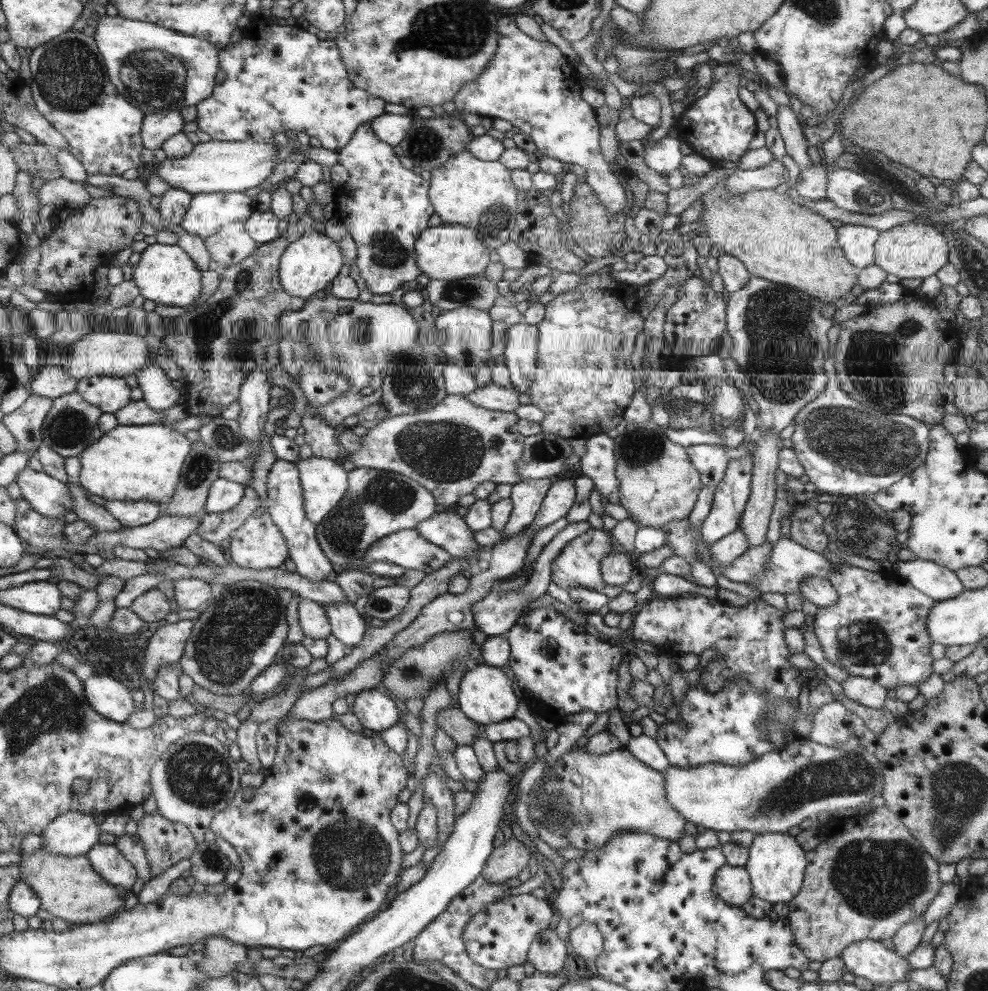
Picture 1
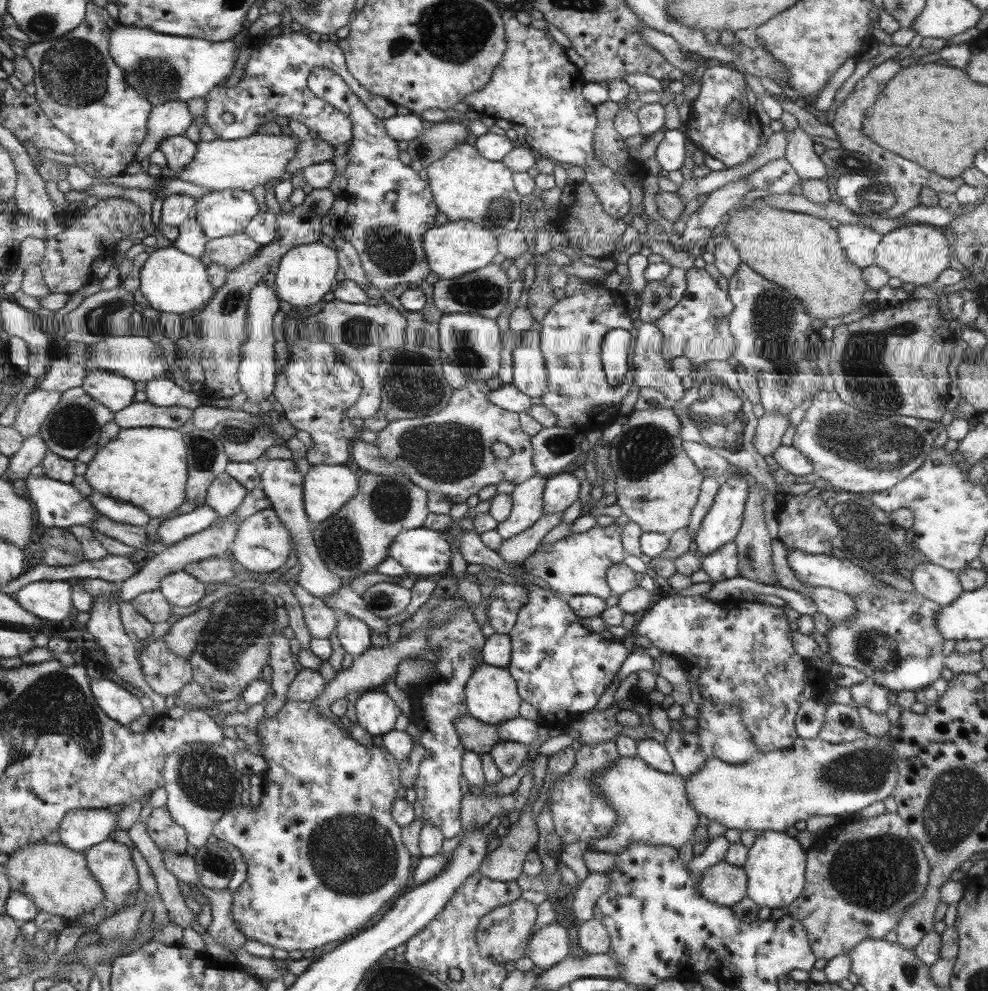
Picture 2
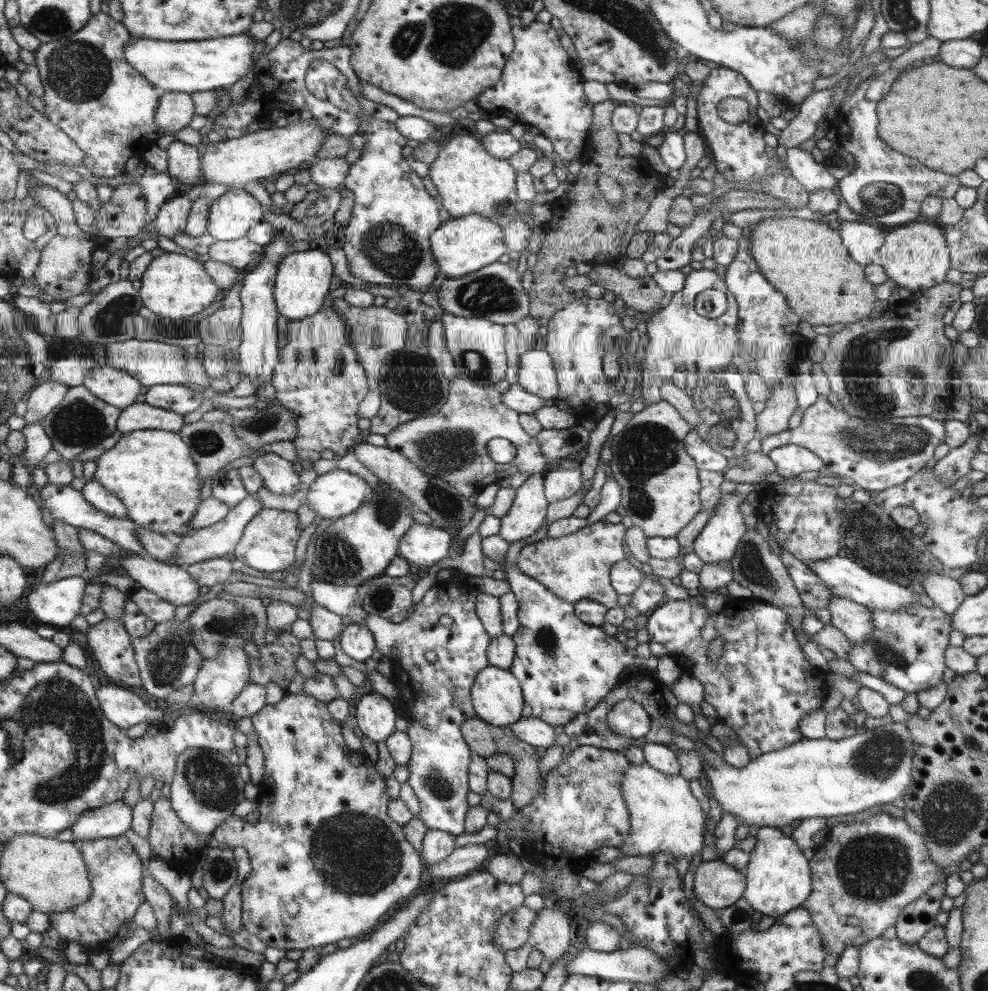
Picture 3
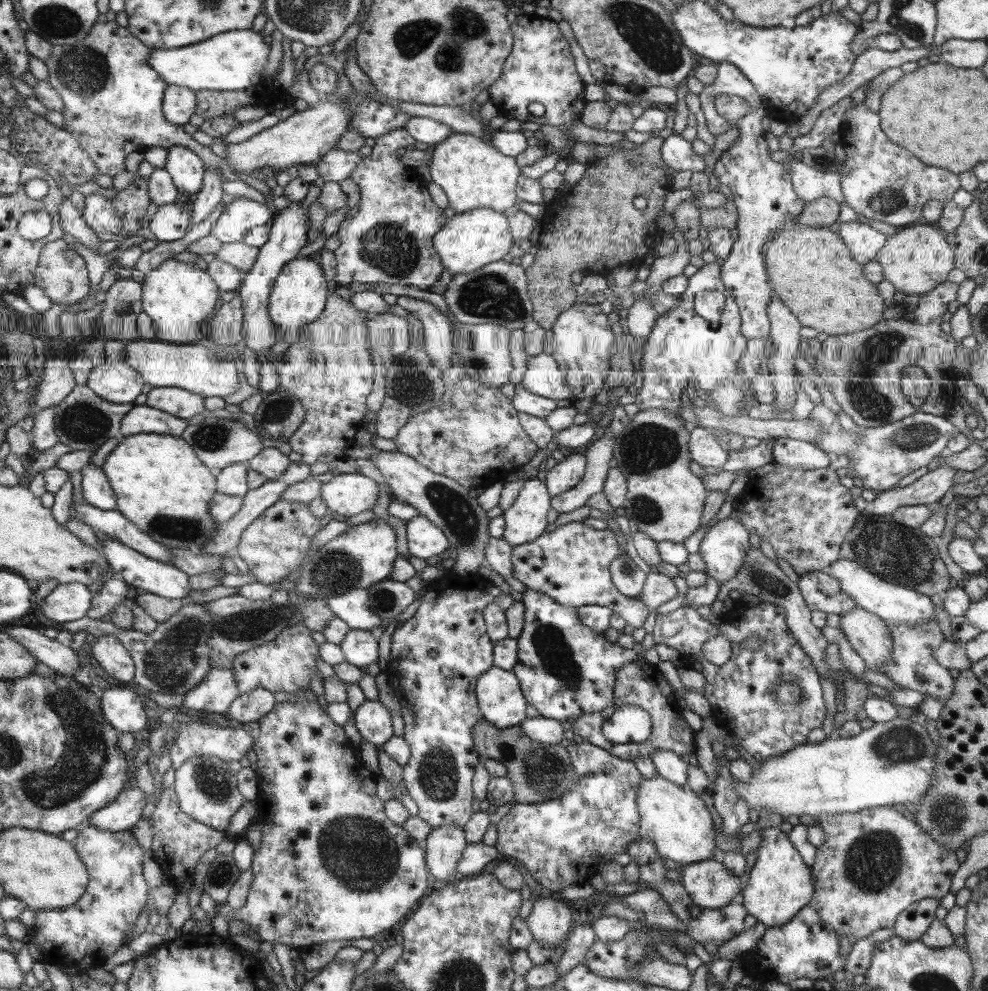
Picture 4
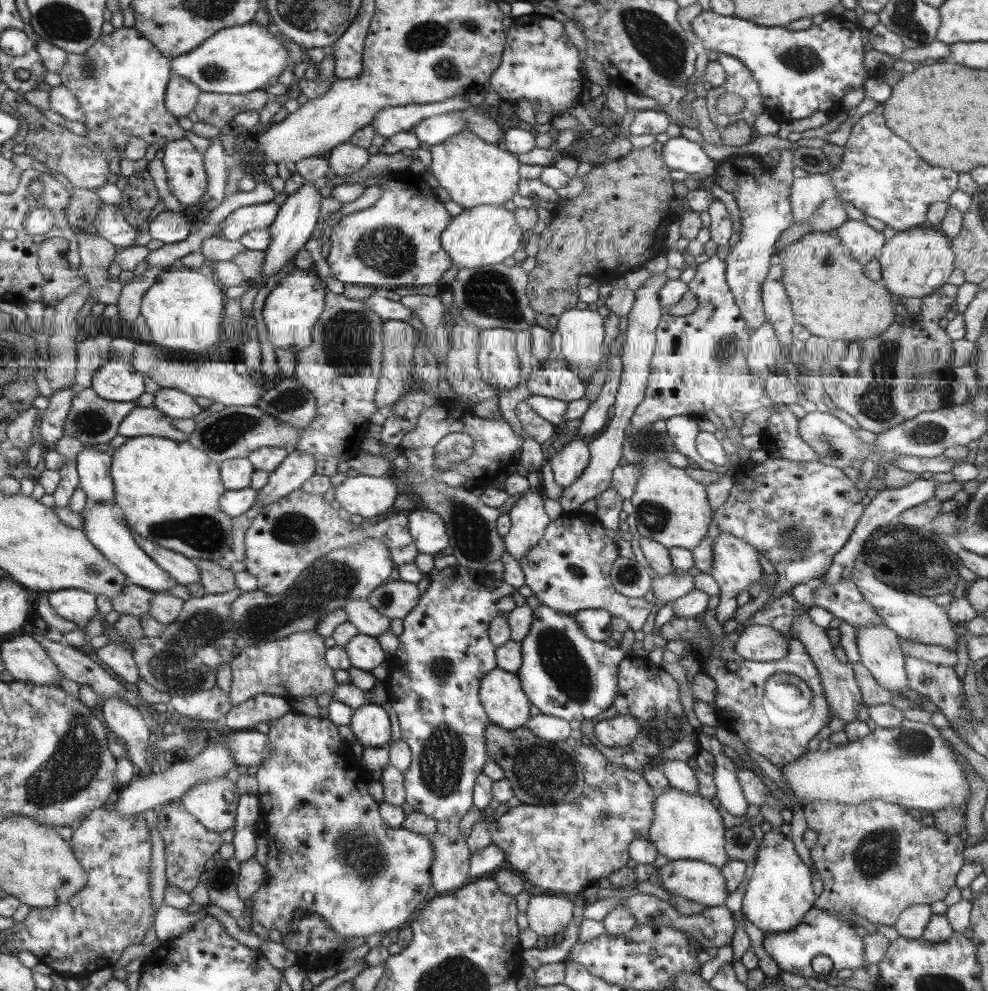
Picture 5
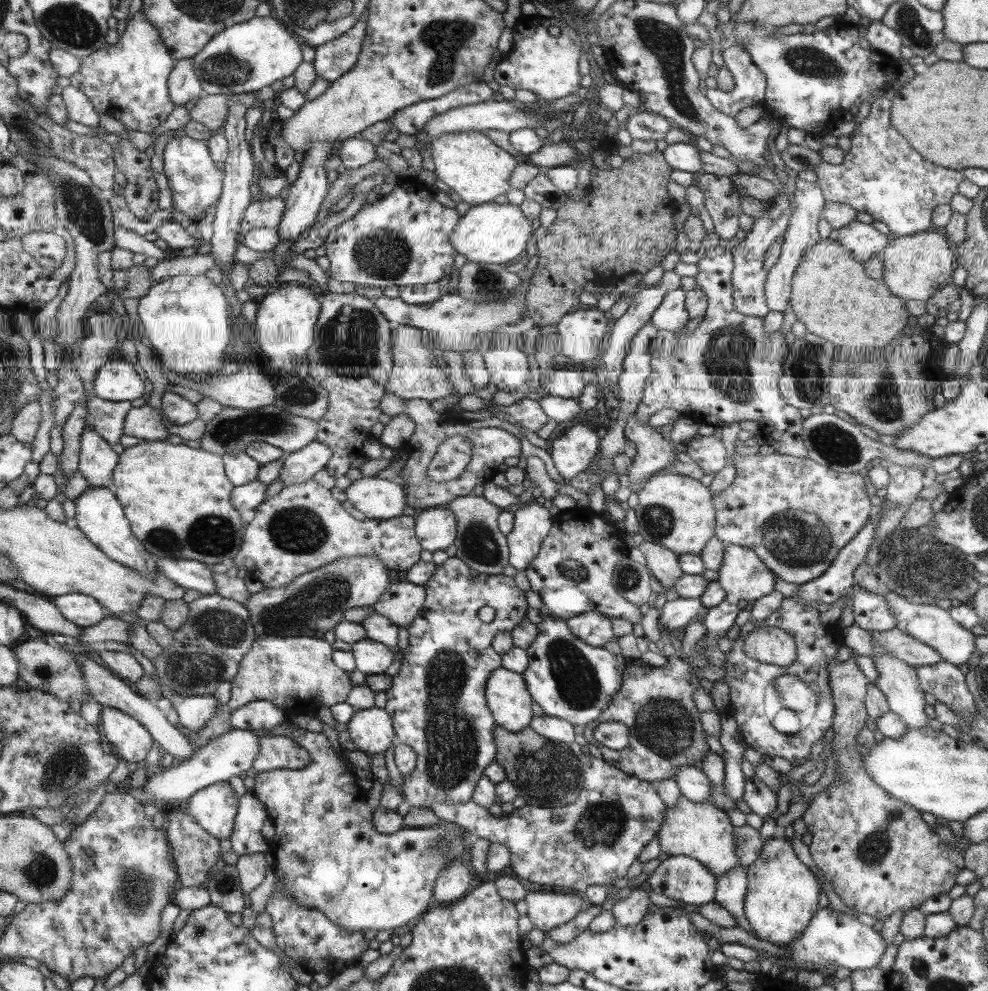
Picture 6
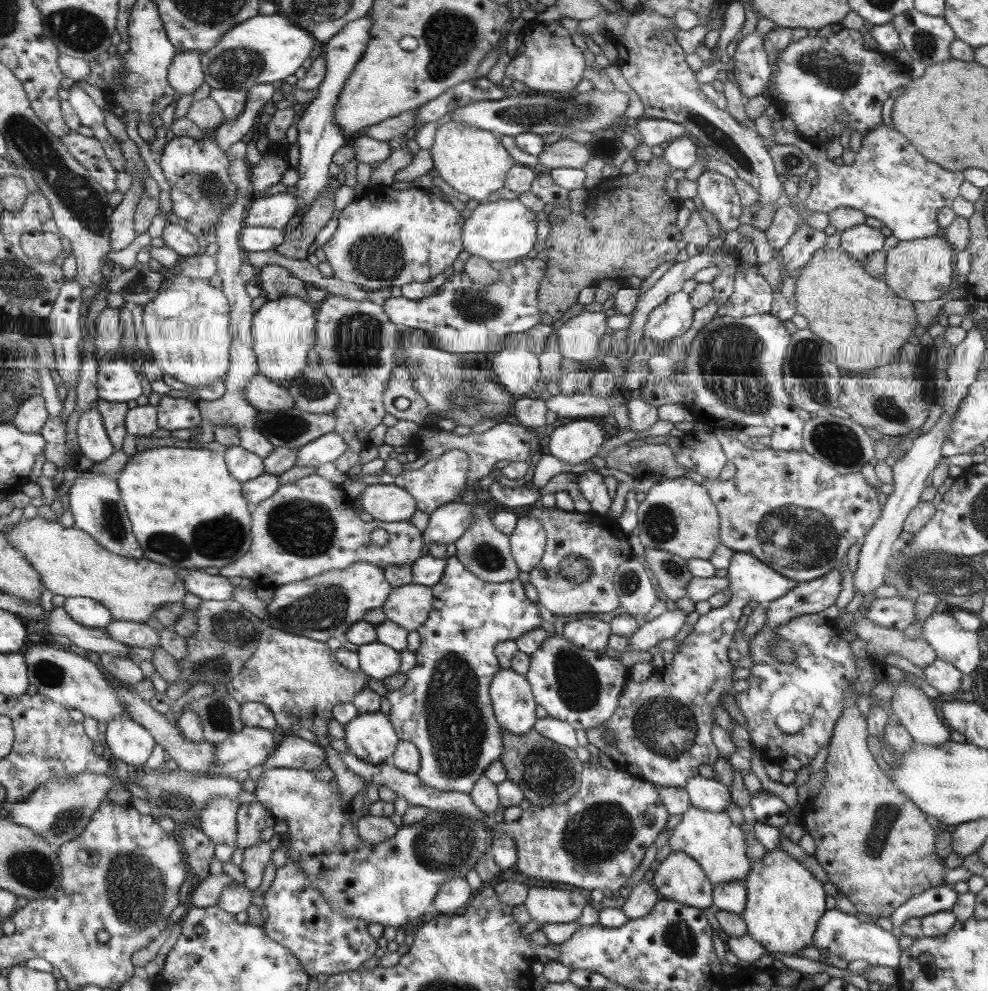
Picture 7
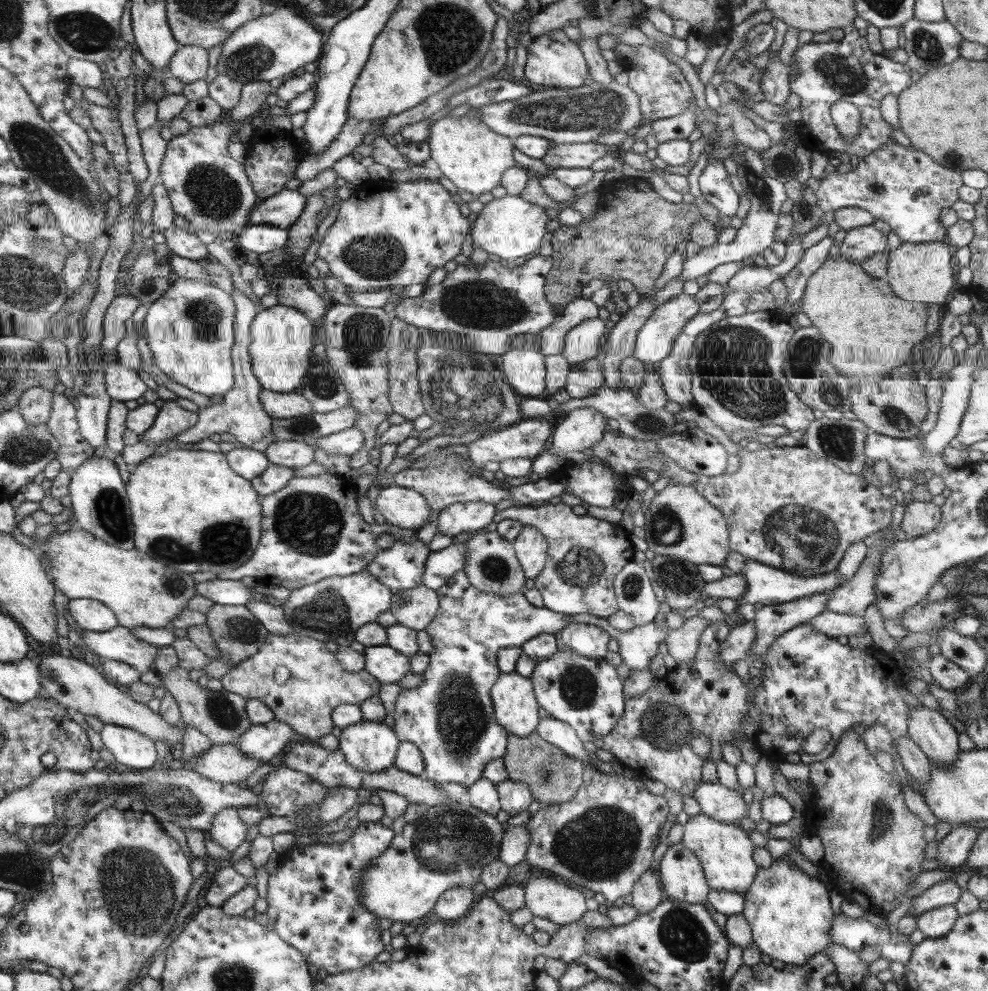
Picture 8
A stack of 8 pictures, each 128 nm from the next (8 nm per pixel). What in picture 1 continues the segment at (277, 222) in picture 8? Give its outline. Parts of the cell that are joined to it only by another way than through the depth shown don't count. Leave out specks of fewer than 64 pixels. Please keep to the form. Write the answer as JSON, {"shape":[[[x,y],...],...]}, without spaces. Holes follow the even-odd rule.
{"shape":[[[200,193],[192,196],[178,225],[185,232],[206,239],[227,224],[244,221],[254,210],[255,202],[243,193]]]}

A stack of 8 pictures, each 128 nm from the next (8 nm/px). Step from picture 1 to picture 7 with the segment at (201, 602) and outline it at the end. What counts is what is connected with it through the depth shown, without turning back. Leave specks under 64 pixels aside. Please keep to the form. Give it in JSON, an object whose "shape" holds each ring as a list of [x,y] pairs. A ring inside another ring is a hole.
{"shape":[[[88,470],[78,473],[77,479],[70,488],[69,496],[69,508],[75,520],[74,526],[96,538],[101,546],[115,554],[135,560],[143,558],[144,551],[133,536],[118,481],[110,476],[88,473]]]}

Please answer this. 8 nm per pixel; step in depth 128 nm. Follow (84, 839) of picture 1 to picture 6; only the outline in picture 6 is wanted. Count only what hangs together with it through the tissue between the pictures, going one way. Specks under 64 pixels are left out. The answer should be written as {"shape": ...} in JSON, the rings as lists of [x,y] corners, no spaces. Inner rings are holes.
{"shape":[[[229,729],[199,747],[191,758],[175,763],[170,768],[163,768],[160,773],[154,773],[146,779],[144,786],[139,787],[136,791],[143,796],[145,802],[152,802],[157,806],[174,800],[183,802],[206,786],[225,783],[231,776],[237,776],[240,772],[251,769],[252,762],[255,762],[258,754],[259,745],[256,732]]]}

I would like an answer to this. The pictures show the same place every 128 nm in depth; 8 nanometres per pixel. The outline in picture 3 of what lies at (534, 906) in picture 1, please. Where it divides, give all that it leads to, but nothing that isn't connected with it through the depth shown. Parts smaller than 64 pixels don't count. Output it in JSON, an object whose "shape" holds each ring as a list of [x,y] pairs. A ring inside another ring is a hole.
{"shape":[[[517,906],[511,912],[502,914],[492,928],[492,945],[501,952],[519,948],[527,940],[533,916],[535,912],[525,906]]]}

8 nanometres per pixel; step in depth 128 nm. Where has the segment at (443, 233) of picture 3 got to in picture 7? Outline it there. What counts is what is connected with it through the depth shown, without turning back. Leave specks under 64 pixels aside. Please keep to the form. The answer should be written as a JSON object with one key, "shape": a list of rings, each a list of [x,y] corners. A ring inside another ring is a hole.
{"shape":[[[501,200],[479,203],[465,220],[461,229],[461,242],[465,252],[478,256],[495,266],[505,265],[505,260],[517,260],[525,256],[535,242],[535,214],[527,212],[519,200]]]}

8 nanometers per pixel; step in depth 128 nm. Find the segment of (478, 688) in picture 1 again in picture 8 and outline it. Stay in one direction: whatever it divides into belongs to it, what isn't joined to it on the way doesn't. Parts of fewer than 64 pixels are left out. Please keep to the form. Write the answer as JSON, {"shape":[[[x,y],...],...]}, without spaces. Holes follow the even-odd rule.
{"shape":[[[515,672],[500,674],[491,689],[496,721],[509,735],[519,738],[533,733],[538,720],[537,702],[531,680]]]}

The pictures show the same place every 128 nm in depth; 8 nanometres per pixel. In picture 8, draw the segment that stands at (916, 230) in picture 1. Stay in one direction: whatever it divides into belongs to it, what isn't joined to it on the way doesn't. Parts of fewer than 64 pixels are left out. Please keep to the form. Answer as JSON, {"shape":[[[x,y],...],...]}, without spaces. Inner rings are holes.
{"shape":[[[943,240],[926,243],[900,243],[897,248],[888,252],[885,282],[892,291],[906,301],[917,301],[923,304],[943,304],[945,294],[953,286],[951,270],[951,252]]]}

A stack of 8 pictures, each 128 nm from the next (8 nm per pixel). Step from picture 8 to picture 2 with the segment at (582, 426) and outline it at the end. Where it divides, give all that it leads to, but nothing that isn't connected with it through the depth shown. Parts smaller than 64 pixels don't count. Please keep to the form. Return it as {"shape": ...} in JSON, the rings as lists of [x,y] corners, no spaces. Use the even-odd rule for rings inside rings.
{"shape":[[[569,470],[546,478],[543,494],[543,514],[555,514],[564,511],[577,500],[579,482],[571,476]]]}

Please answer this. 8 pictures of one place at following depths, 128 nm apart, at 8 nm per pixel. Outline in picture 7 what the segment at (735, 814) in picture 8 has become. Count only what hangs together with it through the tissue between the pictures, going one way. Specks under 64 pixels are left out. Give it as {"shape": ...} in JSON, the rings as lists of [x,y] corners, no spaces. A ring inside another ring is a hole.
{"shape":[[[693,775],[685,781],[684,791],[688,794],[690,805],[701,810],[724,812],[731,802],[727,785],[712,777]]]}

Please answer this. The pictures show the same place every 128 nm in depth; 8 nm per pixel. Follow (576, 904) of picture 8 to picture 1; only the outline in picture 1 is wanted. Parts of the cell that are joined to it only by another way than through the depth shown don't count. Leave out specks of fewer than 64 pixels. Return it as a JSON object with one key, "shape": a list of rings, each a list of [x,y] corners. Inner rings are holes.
{"shape":[[[553,929],[542,930],[530,945],[528,962],[535,971],[554,974],[565,962],[565,941],[559,940]]]}

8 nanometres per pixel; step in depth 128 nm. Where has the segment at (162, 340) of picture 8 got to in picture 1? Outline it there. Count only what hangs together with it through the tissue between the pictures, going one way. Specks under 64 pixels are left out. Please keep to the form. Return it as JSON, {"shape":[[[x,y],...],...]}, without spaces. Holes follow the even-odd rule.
{"shape":[[[170,243],[148,244],[142,251],[137,263],[132,266],[133,283],[144,299],[163,306],[187,307],[197,301],[201,290],[201,272],[195,262],[189,260],[180,246]]]}

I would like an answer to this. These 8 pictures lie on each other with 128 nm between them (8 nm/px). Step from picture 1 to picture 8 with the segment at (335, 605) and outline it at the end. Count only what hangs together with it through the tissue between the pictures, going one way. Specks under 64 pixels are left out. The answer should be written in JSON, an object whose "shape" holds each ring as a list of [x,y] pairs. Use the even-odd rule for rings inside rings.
{"shape":[[[383,646],[365,647],[365,670],[380,684],[397,683],[409,673],[409,658],[393,648]]]}

